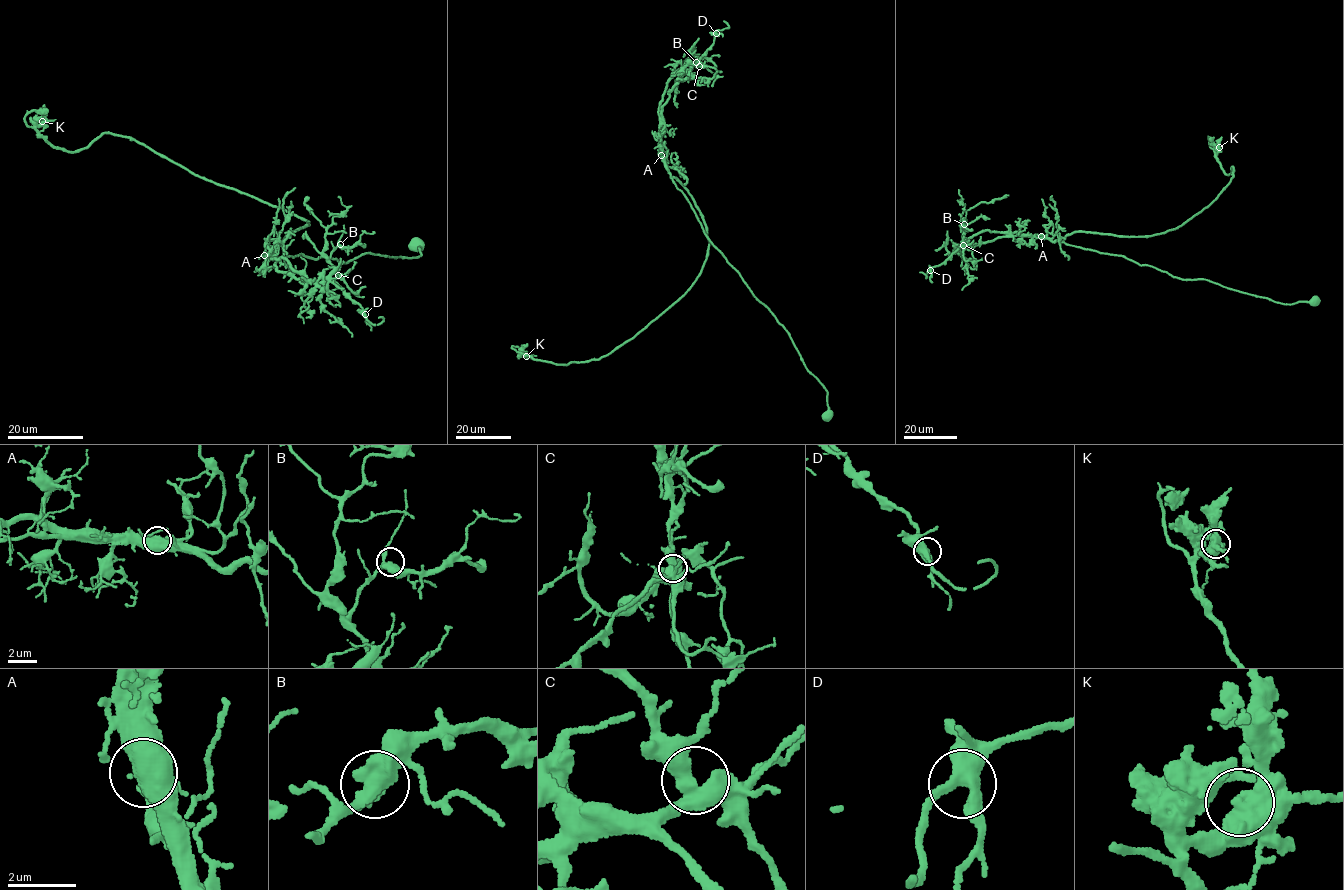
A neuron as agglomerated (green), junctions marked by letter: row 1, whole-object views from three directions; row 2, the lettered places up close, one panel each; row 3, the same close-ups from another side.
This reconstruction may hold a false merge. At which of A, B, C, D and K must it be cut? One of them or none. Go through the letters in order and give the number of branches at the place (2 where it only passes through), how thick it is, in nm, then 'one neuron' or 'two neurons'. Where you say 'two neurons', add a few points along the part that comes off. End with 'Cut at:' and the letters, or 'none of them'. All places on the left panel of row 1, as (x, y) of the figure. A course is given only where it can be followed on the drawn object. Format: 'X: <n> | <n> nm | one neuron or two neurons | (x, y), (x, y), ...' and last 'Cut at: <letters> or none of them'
A: 3 | 550 nm | two neurons | (263, 254), (278, 270), (308, 282), (335, 278), (323, 252), (325, 228), (303, 203), (307, 196)
B: 3 | 400 nm | one neuron
C: 3 | 480 nm | one neuron
D: 3 | 440 nm | one neuron
K: 3 | 550 nm | one neuron
Cut at: A

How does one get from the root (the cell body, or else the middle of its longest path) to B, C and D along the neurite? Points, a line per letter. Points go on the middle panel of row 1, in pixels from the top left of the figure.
B: (829, 416), (824, 386), (806, 368), (789, 333), (708, 238), (663, 161), (662, 107), (669, 91), (696, 62)
C: (829, 416), (824, 386), (806, 368), (789, 333), (708, 238), (663, 161), (662, 107), (680, 78), (699, 66)
D: (829, 416), (824, 386), (806, 368), (789, 333), (708, 238), (663, 161), (662, 107), (716, 33)

